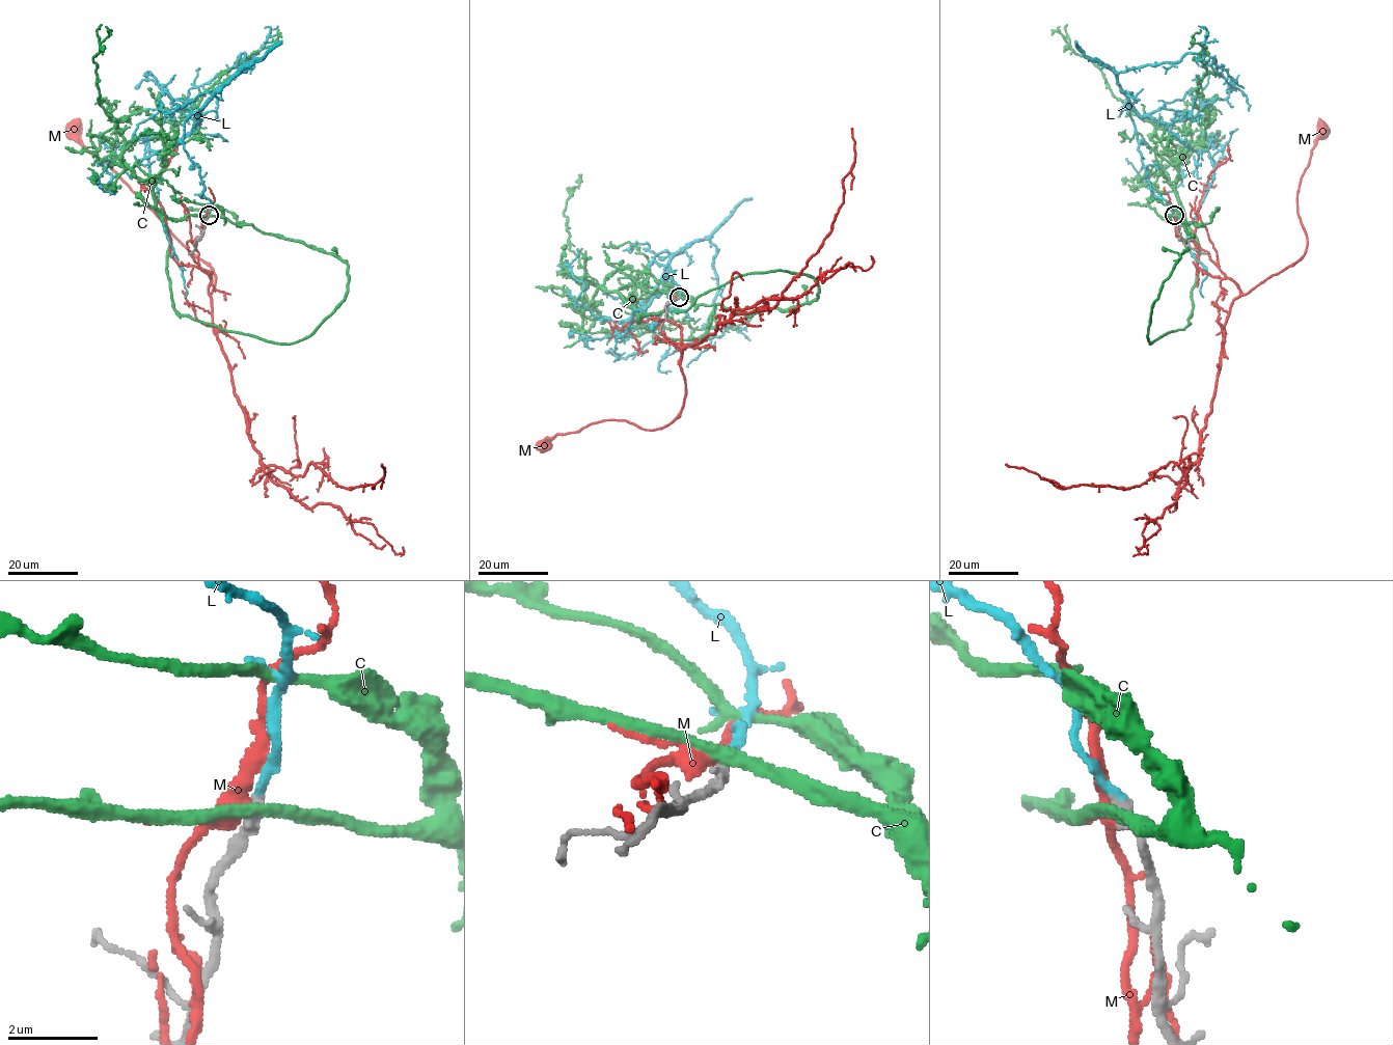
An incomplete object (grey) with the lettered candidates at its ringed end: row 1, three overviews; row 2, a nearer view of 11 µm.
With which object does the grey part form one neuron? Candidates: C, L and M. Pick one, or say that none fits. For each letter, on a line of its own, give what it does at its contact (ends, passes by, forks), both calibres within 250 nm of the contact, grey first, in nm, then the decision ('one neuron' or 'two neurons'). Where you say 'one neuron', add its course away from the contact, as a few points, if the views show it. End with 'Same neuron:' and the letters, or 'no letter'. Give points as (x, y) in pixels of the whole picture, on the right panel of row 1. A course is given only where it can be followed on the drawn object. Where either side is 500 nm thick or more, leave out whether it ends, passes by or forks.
C: it passes by | 240/280 nm | two neurons
L: it ends | 240/200 nm | one neuron | via (1174, 215), (1150, 188), (1131, 108), (1211, 160), (1212, 184), (1187, 228), (1190, 252), (1207, 271), (1203, 297)
M: it forks | 260/320 nm | two neurons
Same neuron: L

